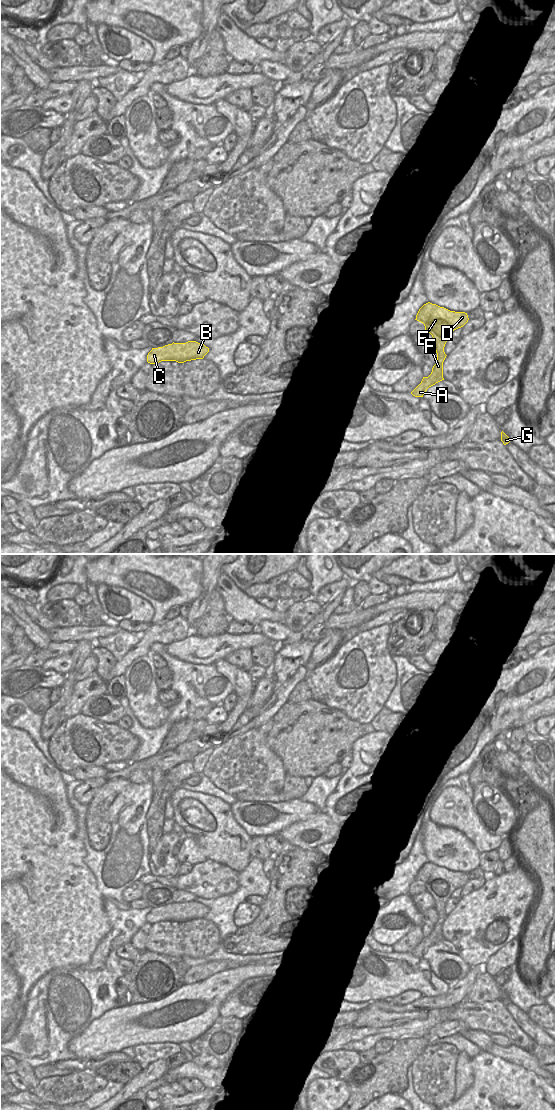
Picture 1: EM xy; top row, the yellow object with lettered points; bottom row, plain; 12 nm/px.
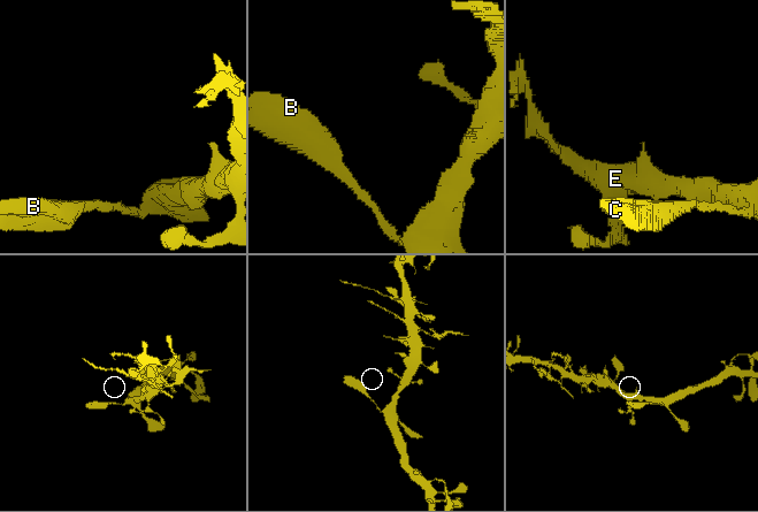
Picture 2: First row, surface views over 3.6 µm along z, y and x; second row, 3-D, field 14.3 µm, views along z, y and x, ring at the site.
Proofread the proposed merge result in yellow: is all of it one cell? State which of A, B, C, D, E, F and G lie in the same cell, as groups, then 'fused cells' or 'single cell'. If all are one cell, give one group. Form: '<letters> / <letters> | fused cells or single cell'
A B C D E F G | single cell

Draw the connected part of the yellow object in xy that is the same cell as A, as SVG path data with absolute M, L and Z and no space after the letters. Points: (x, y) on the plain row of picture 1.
M430 862L424 864L416 875L417 881L425 886L435 901L437 922L428 937L423 937L421 943L411 952L415 957L423 957L427 949L444 940L443 922L446 918L444 907L454 890L463 887L469 880L467 873L450 871Z

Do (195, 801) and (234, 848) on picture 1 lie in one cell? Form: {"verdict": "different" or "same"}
{"verdict": "same"}

